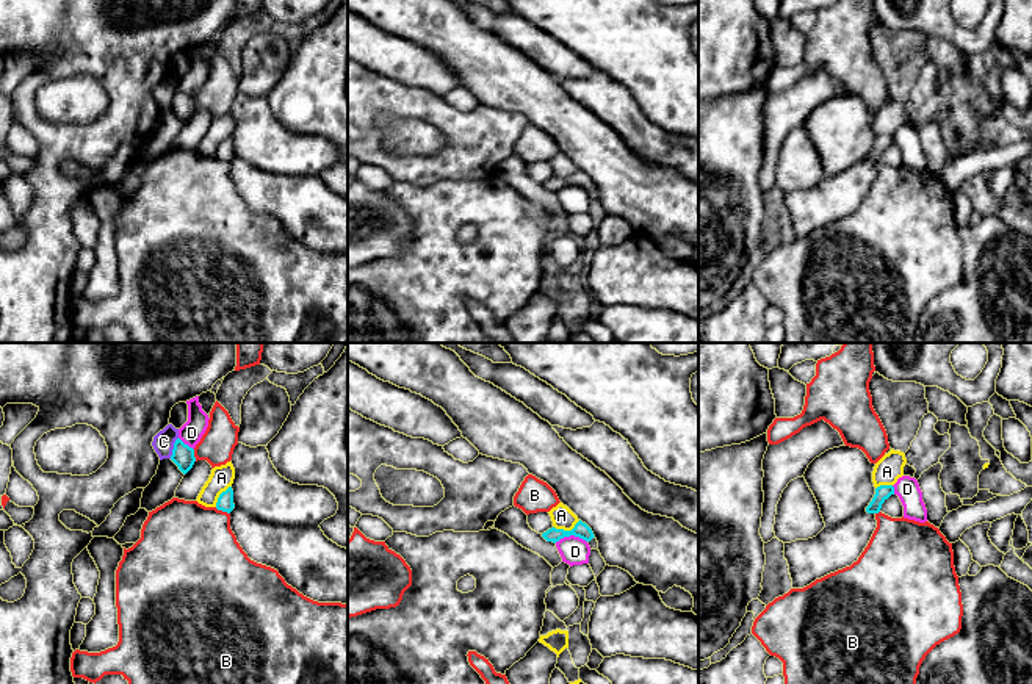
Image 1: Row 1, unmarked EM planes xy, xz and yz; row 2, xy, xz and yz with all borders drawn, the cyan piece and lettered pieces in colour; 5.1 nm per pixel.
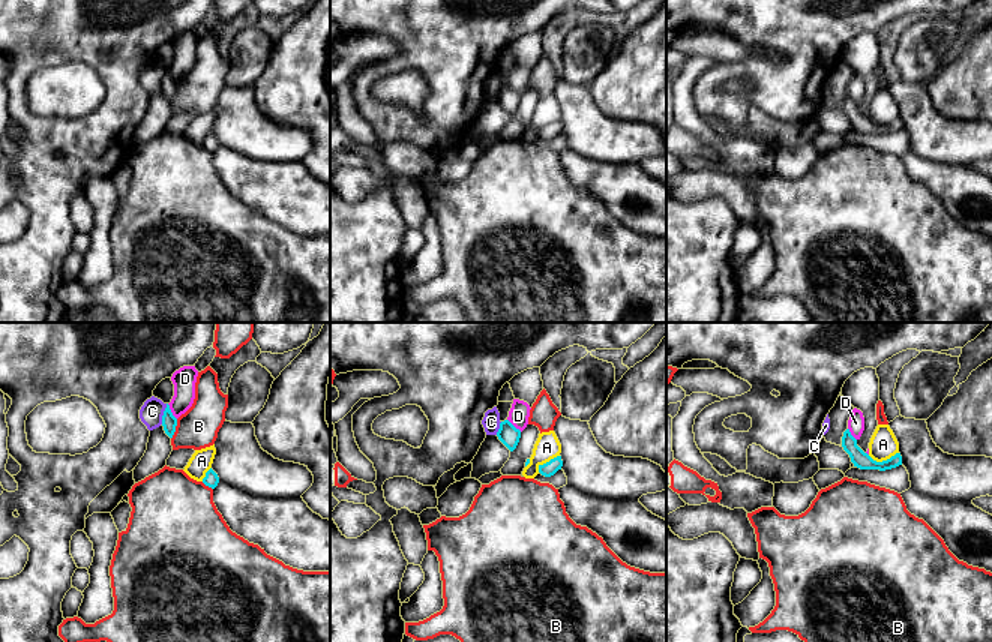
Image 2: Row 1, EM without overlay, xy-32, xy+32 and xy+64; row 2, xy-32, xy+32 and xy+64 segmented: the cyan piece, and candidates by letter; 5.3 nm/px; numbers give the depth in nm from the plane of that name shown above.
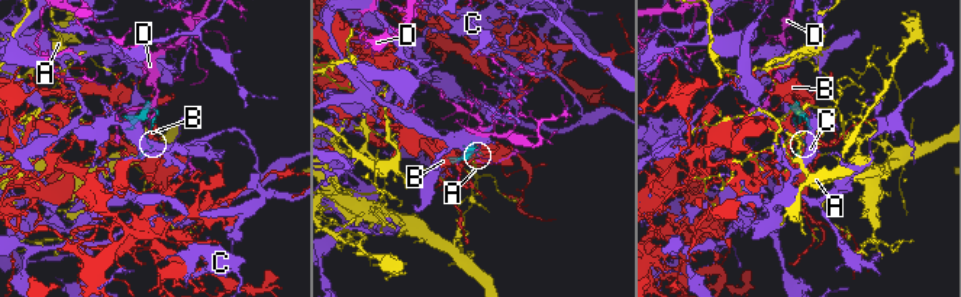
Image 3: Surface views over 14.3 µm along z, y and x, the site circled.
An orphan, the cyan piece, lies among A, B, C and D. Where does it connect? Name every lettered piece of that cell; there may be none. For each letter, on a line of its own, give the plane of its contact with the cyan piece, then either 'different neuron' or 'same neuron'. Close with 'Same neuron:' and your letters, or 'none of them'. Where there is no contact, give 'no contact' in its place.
A: xz | different neuron
B: xy | different neuron
C: xy | same neuron
D: xz | different neuron
Same neuron: C

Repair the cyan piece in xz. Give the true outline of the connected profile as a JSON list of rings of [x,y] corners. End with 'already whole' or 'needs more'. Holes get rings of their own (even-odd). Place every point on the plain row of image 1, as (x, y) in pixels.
[[[581,169],[575,174],[575,177],[572,180],[551,177],[542,183],[542,186],[547,191],[553,191],[553,193],[559,191],[564,186],[570,186],[570,185],[579,186],[586,191],[590,191],[595,186],[592,178],[586,172],[583,172]]] | already whole

